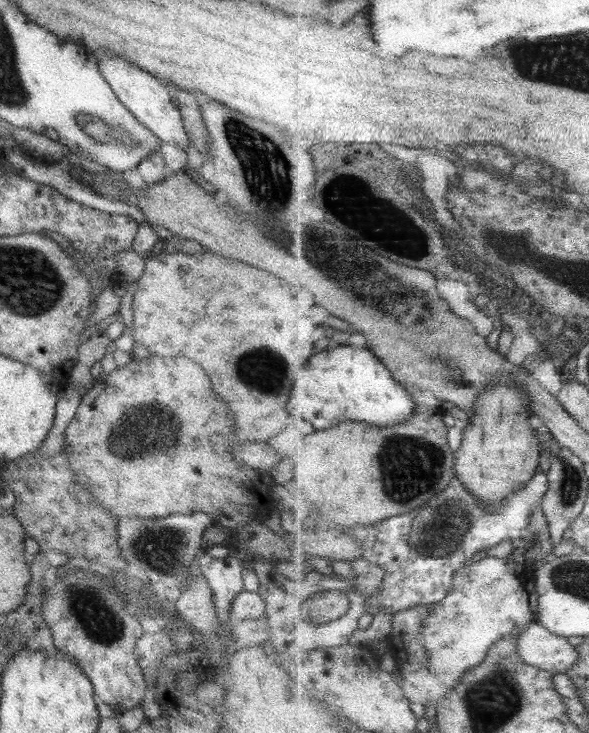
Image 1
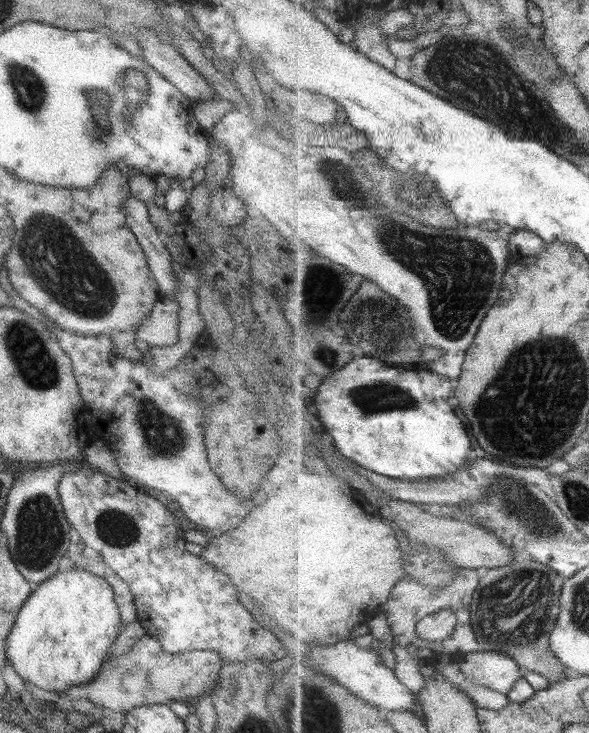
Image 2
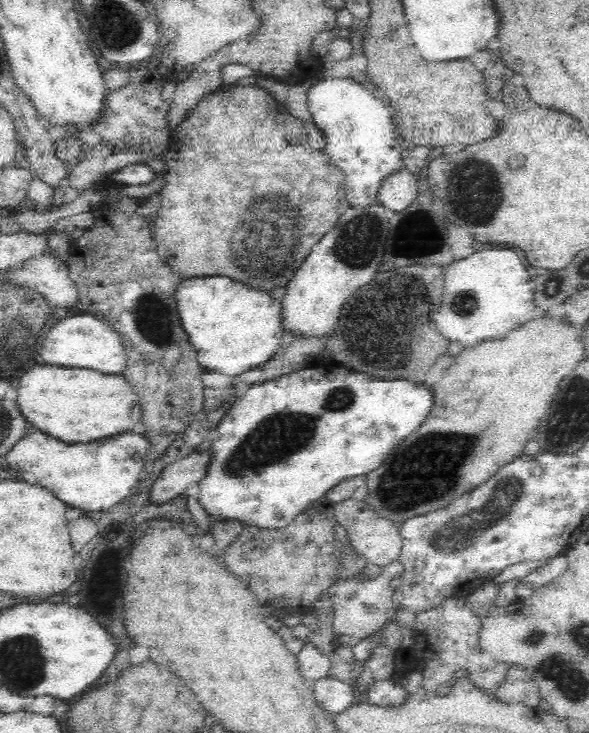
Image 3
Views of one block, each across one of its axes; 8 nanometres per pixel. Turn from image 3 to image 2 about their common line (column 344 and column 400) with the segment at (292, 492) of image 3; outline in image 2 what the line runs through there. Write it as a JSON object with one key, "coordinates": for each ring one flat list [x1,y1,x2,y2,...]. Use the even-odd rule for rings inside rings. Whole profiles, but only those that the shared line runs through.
{"coordinates":[[354,358,323,378,314,402,320,421,345,456,367,471,394,479,436,479,455,474,467,464,471,438,454,401,455,386,445,376,426,368,393,367,375,358]]}

